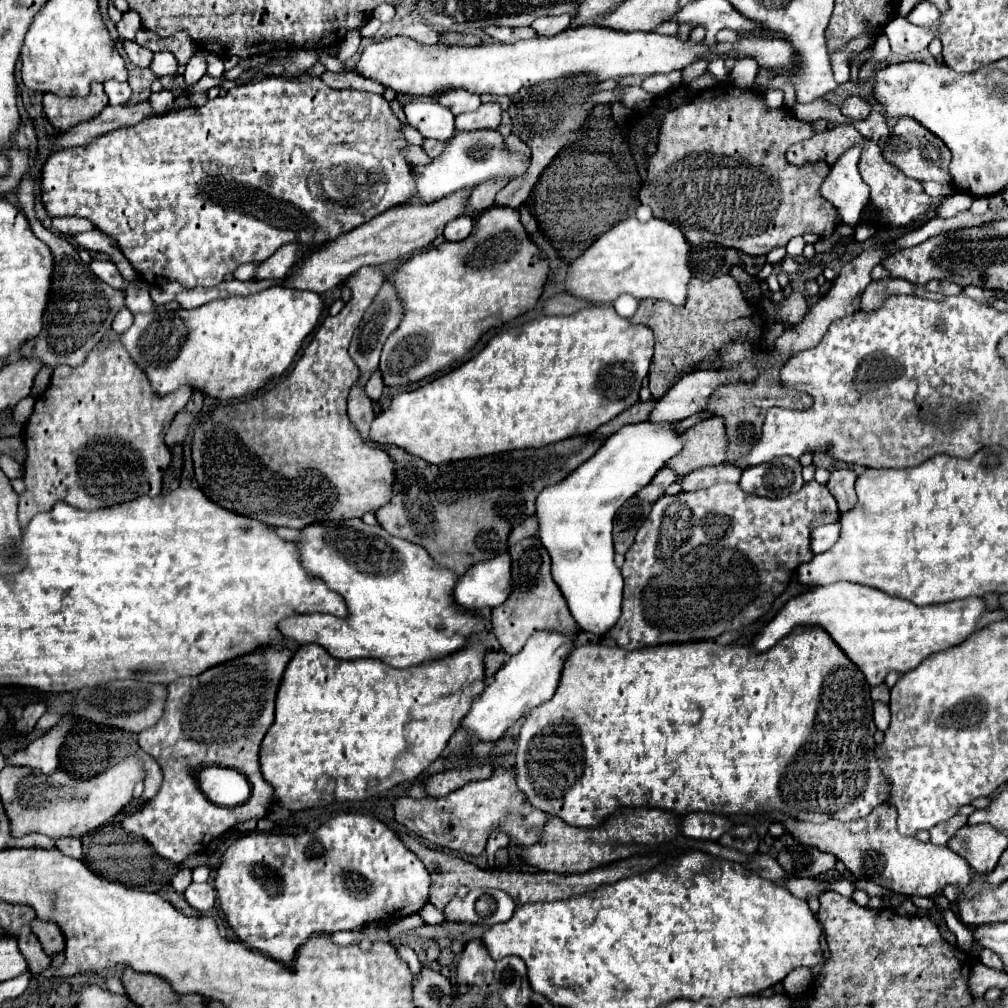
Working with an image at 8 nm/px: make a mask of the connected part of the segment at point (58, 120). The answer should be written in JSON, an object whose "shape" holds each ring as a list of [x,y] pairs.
{"shape":[[[92,84],[92,90],[88,96],[72,96],[72,98],[60,98],[52,94],[44,94],[44,112],[52,126],[60,132],[70,130],[80,120],[90,120],[96,116],[104,106],[108,106],[108,96],[102,88],[102,84]]]}

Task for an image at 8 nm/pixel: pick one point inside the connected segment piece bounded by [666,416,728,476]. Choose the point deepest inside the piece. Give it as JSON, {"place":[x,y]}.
{"place":[705,444]}

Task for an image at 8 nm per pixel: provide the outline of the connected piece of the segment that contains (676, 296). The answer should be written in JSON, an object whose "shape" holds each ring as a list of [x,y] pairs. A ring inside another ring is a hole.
{"shape":[[[632,216],[604,232],[572,262],[566,292],[596,304],[610,304],[620,294],[632,294],[636,300],[662,298],[672,304],[684,304],[688,298],[686,288],[692,280],[688,256],[690,246],[678,226],[660,218],[640,222]]]}

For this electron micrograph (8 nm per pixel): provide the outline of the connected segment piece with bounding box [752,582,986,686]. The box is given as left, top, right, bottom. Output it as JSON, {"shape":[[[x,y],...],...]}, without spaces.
{"shape":[[[834,582],[830,586],[812,588],[788,600],[774,620],[754,636],[752,648],[756,652],[764,652],[790,634],[796,626],[818,626],[826,630],[842,652],[846,652],[846,656],[862,670],[868,684],[878,686],[884,682],[888,672],[910,672],[930,654],[958,646],[974,632],[974,626],[984,612],[986,608],[982,598],[916,606],[908,600],[888,596],[882,590],[872,590],[870,586]]]}

